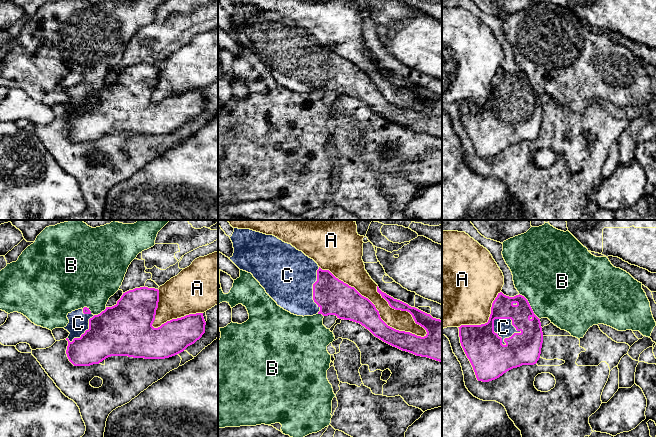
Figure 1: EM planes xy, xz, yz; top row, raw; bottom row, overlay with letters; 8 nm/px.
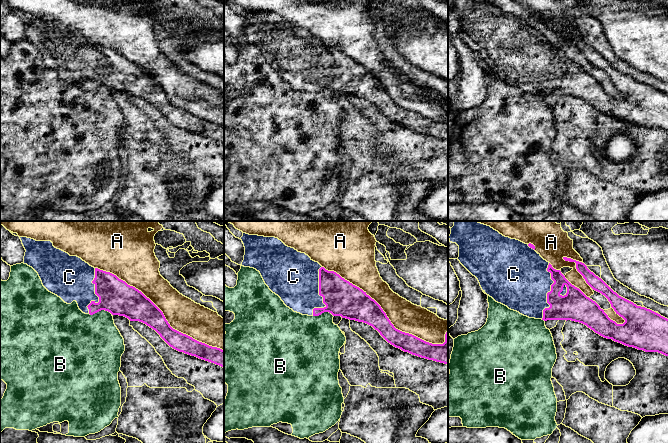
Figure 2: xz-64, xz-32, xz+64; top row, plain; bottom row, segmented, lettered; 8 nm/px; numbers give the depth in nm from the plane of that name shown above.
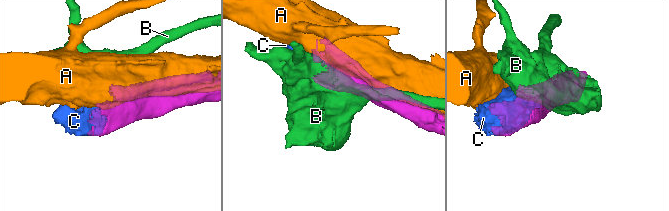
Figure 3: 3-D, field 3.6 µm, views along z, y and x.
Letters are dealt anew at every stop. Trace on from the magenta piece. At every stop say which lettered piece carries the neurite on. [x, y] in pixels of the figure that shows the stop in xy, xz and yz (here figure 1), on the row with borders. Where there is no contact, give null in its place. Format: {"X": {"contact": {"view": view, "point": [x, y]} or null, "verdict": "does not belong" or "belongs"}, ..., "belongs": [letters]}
{"A": {"contact": {"view": "xz", "point": [375, 307]}, "verdict": "does not belong"}, "B": {"contact": {"view": "yz", "point": [530, 306]}, "verdict": "does not belong"}, "C": {"contact": {"view": "yz", "point": [509, 318]}, "verdict": "belongs"}, "belongs": ["C"]}

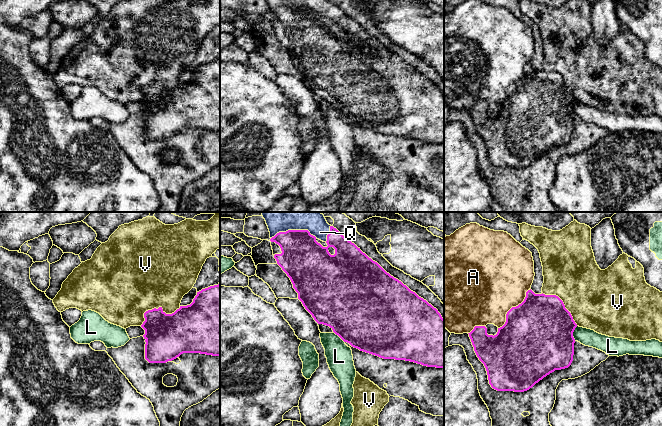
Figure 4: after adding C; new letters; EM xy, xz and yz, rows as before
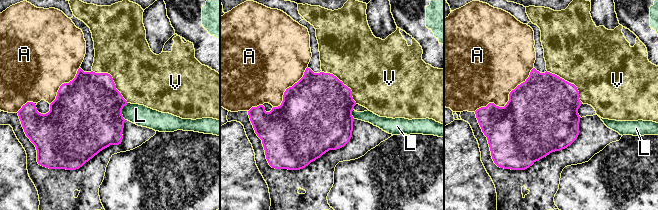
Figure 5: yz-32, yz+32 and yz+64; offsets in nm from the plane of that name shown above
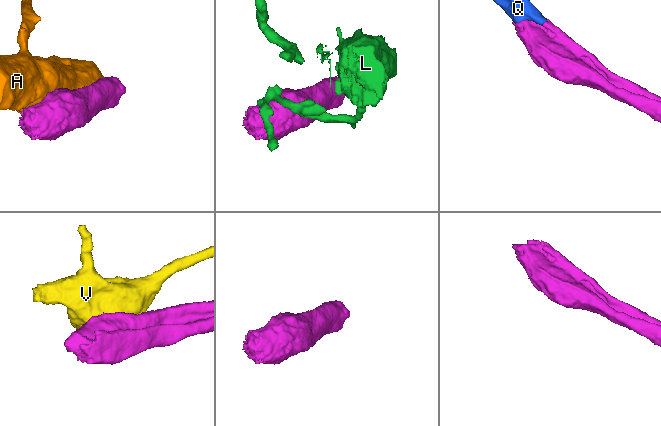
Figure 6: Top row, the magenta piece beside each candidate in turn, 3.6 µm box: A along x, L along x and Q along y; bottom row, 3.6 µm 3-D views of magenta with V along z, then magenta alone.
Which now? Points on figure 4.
{"A": {"contact": {"view": "yz", "point": [512, 307]}, "verdict": "does not belong"}, "L": {"contact": {"view": "yz", "point": [572, 333]}, "verdict": "does not belong"}, "Q": {"contact": {"view": "xz", "point": [293, 230]}, "verdict": "belongs"}, "V": {"contact": {"view": "xy", "point": [155, 308]}, "verdict": "does not belong"}, "belongs": ["Q"]}

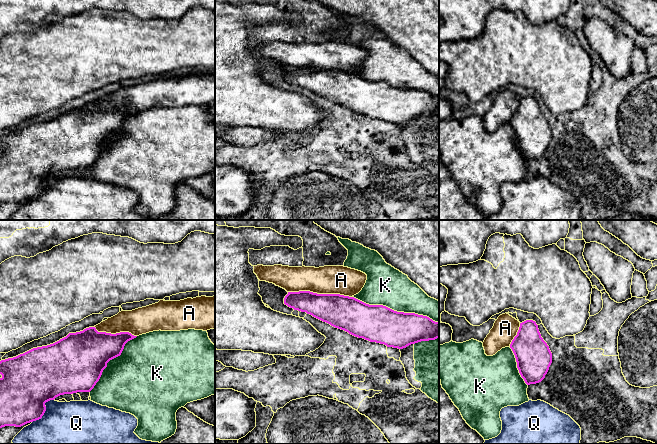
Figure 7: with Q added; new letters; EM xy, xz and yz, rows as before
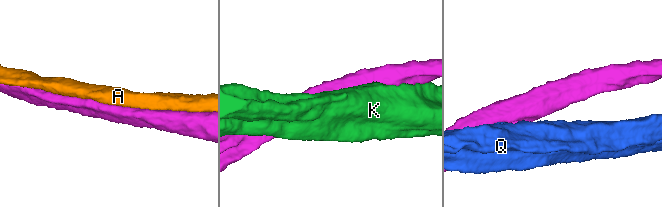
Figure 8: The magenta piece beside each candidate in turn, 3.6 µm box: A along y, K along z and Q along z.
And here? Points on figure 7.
{"A": {"contact": {"view": "xz", "point": [320, 294]}, "verdict": "does not belong"}, "K": {"contact": {"view": "xz", "point": [395, 311]}, "verdict": "does not belong"}, "Q": {"contact": {"view": "xy", "point": [45, 410]}, "verdict": "does not belong"}, "belongs": []}

